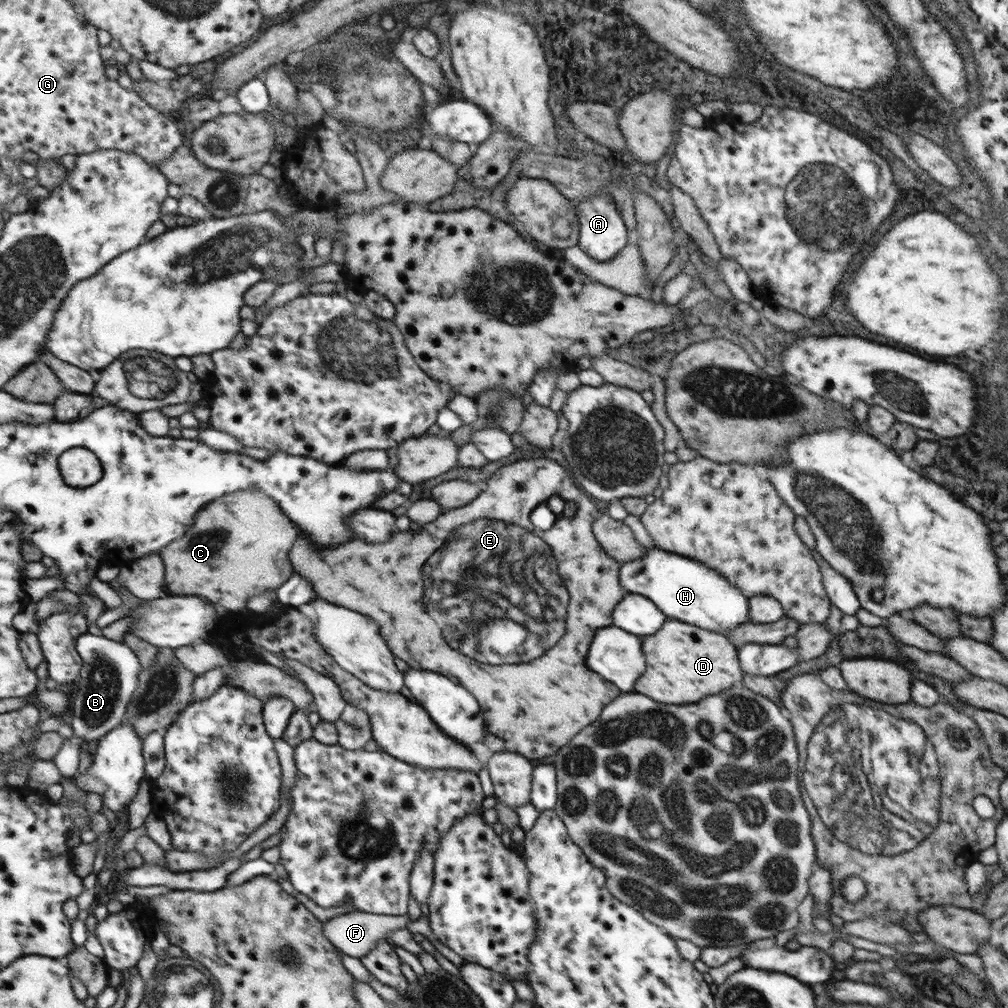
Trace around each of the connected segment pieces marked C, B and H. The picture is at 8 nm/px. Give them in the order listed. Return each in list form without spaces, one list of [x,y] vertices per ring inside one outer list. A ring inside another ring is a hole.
[[[246,490],[245,492],[235,492],[234,495],[227,495],[225,499],[214,500],[213,503],[207,504],[207,506],[198,512],[195,517],[194,526],[190,528],[183,538],[171,543],[169,547],[165,547],[160,555],[163,558],[166,566],[165,586],[168,590],[171,590],[175,595],[199,595],[220,604],[225,610],[228,610],[231,614],[247,615],[247,602],[257,596],[257,594],[263,594],[263,592],[269,592],[269,590],[277,591],[281,588],[287,580],[289,580],[296,570],[294,565],[291,564],[290,553],[294,547],[295,541],[298,539],[298,528],[289,516],[286,515],[284,510],[280,507],[278,500],[271,498],[271,496],[265,496],[261,490]]]
[[[89,632],[79,637],[78,651],[83,657],[84,665],[79,676],[79,687],[73,692],[70,724],[74,728],[74,735],[66,740],[53,759],[62,776],[75,778],[81,773],[81,744],[91,740],[99,741],[115,727],[123,724],[127,707],[139,688],[140,675],[145,669],[137,653],[125,641],[114,641],[103,634],[95,636],[95,633]]]
[[[653,547],[647,548],[646,554],[641,558],[621,564],[619,580],[622,587],[628,593],[647,597],[666,618],[722,635],[750,619],[749,597],[735,588],[735,585],[728,583],[723,576],[719,576],[714,569],[695,559]]]

